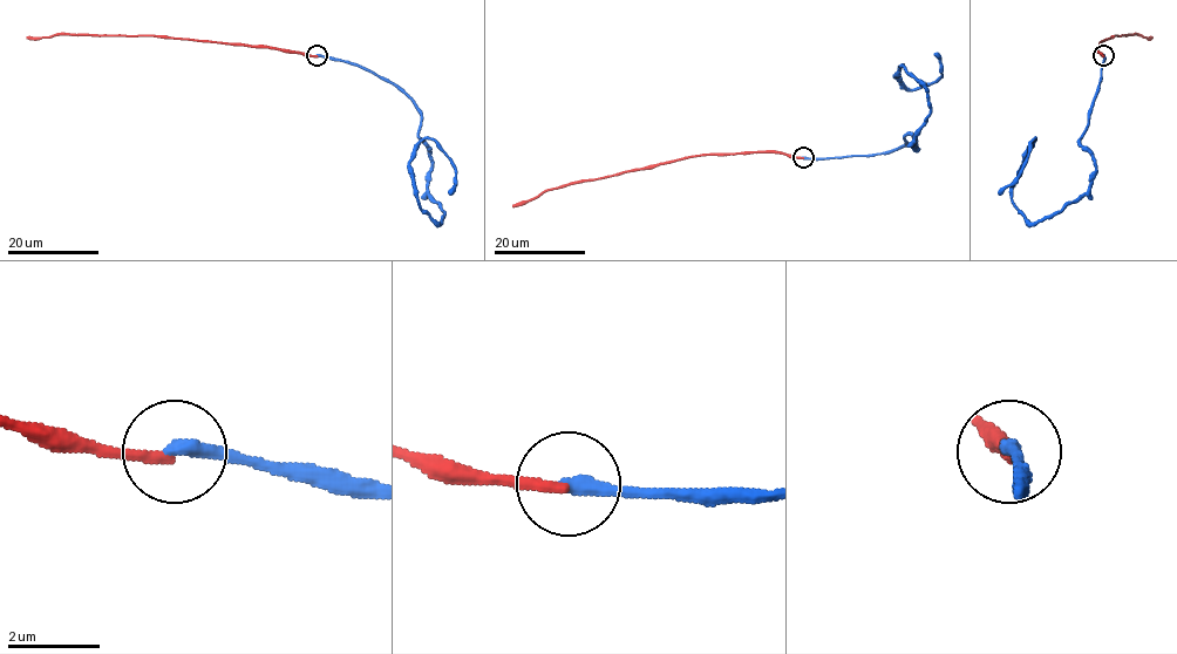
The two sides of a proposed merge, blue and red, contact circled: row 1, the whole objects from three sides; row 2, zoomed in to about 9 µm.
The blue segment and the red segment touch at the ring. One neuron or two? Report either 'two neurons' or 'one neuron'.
two neurons

